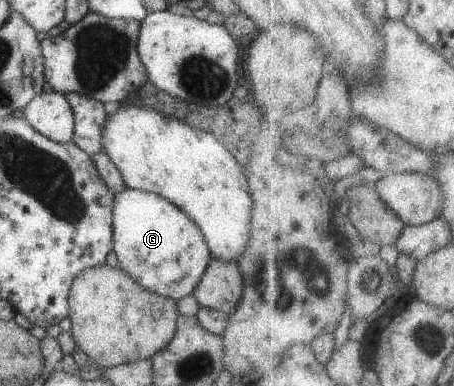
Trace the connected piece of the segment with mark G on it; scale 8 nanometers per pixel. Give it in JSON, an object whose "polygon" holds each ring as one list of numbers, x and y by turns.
{"polygon":[[125,188,113,202,113,252,121,270,147,290,181,300,192,295,212,259,205,237,178,206,151,192]]}

